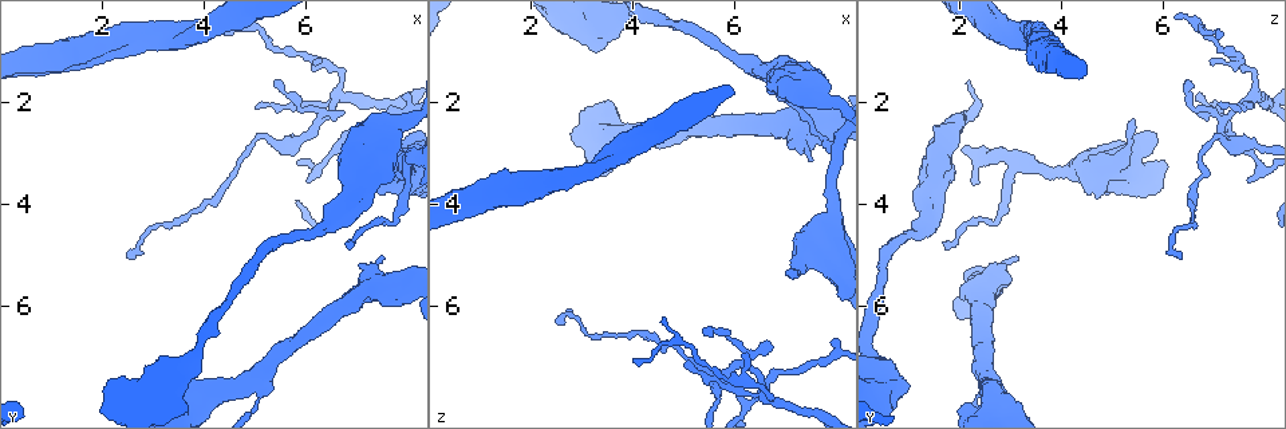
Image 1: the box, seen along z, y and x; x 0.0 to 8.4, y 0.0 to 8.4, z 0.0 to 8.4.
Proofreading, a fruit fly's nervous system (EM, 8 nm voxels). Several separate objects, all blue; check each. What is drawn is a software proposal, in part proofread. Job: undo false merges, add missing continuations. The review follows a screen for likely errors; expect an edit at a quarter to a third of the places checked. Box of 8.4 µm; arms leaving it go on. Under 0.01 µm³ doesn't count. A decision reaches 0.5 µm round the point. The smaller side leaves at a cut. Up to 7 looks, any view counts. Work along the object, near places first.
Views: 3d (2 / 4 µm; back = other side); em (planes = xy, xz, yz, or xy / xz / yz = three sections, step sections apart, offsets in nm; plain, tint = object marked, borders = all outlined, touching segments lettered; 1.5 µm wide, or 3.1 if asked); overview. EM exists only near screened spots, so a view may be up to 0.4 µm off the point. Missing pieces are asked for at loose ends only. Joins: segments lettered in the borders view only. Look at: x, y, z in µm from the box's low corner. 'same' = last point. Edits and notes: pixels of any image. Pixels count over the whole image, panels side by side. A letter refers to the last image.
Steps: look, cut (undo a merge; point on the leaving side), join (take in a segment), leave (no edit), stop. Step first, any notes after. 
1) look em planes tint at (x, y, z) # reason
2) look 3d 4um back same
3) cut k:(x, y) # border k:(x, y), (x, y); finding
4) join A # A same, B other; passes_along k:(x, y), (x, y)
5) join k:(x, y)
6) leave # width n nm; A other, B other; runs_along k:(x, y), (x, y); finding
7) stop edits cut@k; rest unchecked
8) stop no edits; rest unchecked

look em planes plain at (5.55, 1.50, 6.50) # thin end

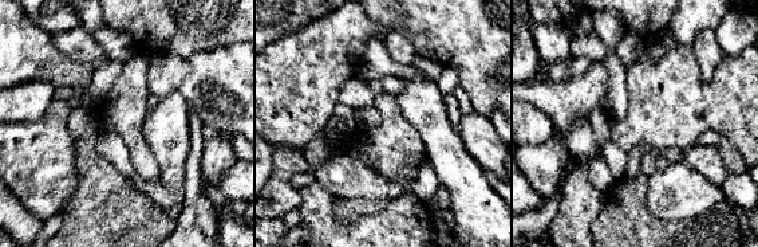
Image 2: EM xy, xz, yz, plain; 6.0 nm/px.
look em planes tint same

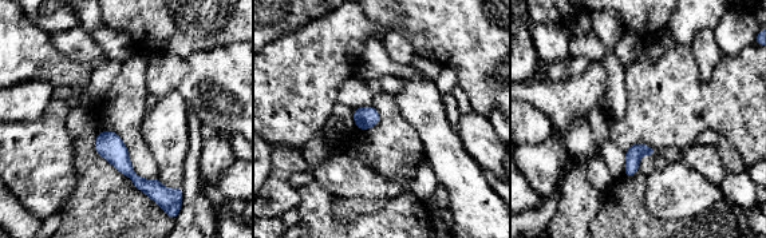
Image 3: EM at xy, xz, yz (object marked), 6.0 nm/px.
look em planes borders same # what lies round it

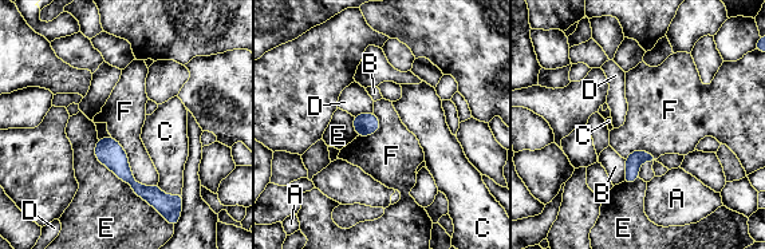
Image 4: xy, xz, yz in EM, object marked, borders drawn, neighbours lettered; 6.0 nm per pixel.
leave # A other, B other, C other, D other, E other, F other; runs_along 4:(101, 142), (142, 192), (164, 197); none of them fits

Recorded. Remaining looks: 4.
look em planes plain at (7.20, 2.40, 5.50) # branch stops here

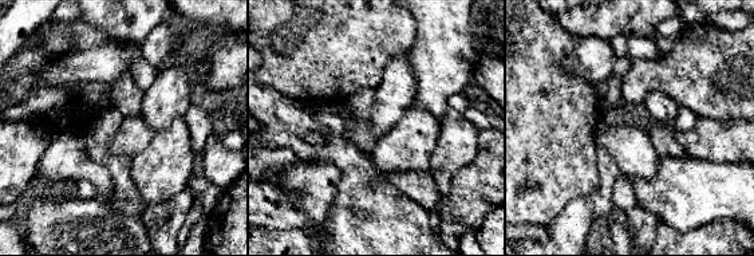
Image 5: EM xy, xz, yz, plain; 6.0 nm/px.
look em planes borders same # see the neighbours

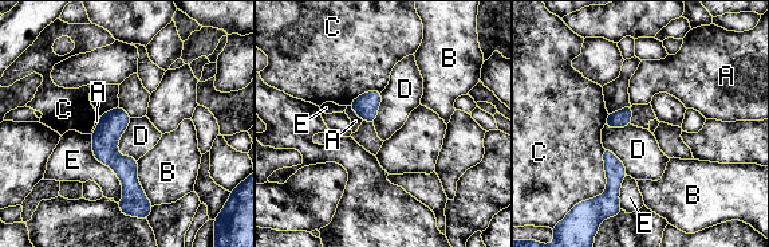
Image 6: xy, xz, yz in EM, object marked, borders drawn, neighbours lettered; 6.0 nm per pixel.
leave # A other, B other, C other, D other, E other; no lettered segment goes on from it

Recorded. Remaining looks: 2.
look em planes borders at (2.45, 5.00, 6.35) # tapers out

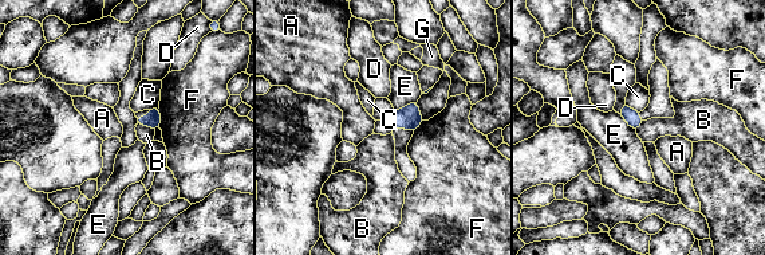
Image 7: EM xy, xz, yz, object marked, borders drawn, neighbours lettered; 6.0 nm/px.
leave # A other, B other, C other, D other, E other, F other, G other; border 7:(137, 124), (150, 126), (154, 130); none of them fits

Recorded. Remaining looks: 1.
stop no edits; rest unchecked

